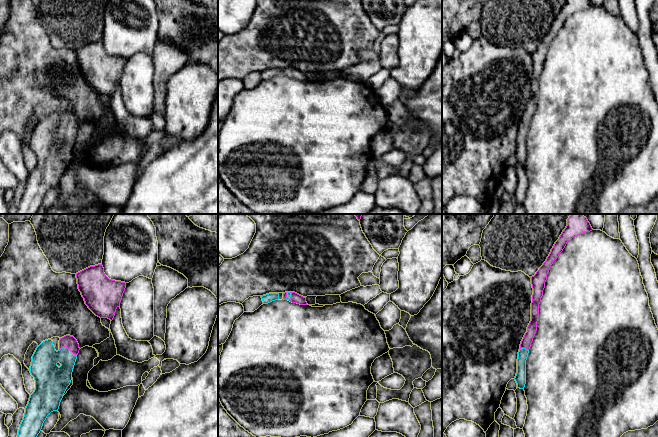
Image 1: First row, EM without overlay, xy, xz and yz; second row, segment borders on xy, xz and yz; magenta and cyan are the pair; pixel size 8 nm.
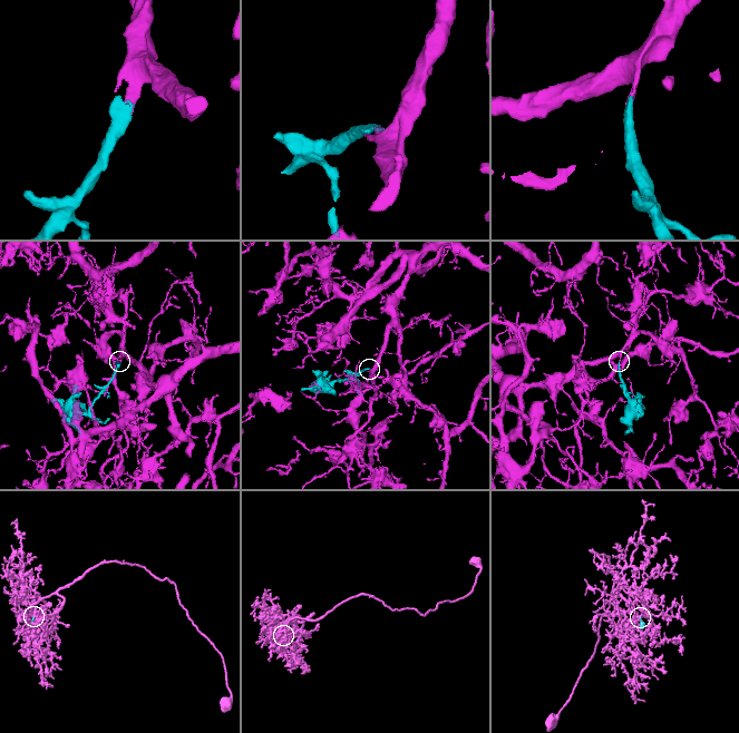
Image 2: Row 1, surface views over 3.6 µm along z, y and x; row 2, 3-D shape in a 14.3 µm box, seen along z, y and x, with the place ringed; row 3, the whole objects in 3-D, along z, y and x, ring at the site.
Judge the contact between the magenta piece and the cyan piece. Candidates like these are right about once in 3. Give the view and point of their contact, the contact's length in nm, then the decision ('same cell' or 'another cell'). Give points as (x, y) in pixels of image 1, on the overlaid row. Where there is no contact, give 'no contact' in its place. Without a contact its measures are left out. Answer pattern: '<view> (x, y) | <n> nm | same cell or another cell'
xy (68, 348) | 150 nm | same cell

